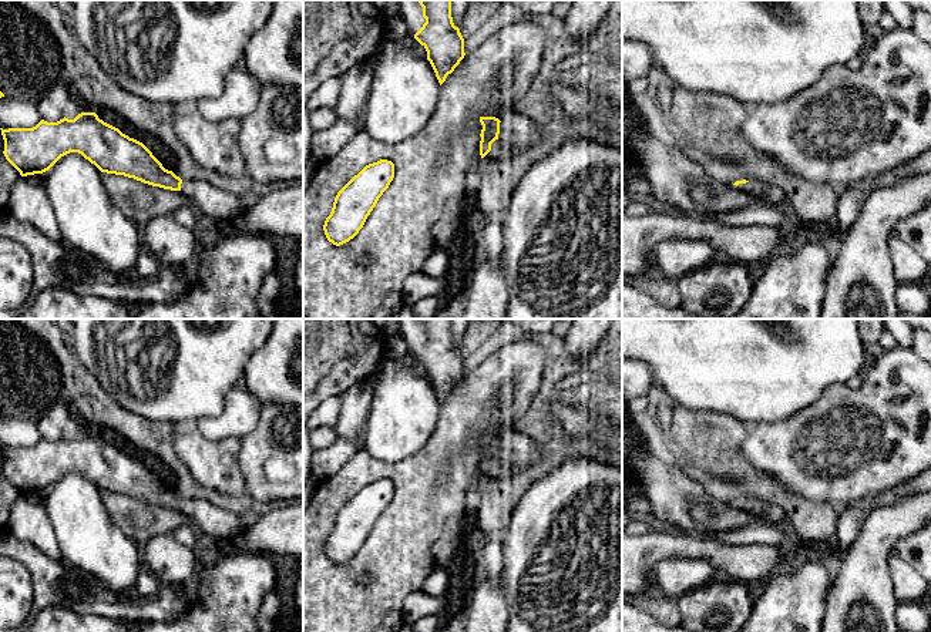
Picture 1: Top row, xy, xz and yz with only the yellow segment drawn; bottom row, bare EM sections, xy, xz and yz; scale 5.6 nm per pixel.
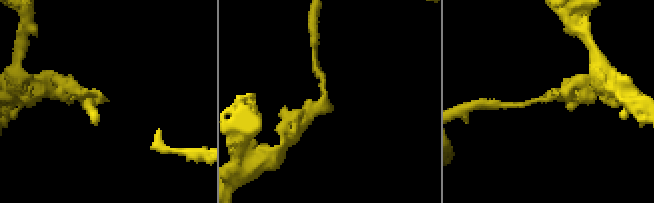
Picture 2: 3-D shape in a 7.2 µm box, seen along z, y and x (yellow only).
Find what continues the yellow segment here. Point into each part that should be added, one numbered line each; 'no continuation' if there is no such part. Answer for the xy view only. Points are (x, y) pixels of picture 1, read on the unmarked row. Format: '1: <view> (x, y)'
1: xy (224, 525)

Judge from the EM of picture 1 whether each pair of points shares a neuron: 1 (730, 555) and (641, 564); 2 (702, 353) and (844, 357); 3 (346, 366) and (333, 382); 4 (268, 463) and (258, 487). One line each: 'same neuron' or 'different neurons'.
1: same neuron
2: same neuron
3: same neuron
4: same neuron

